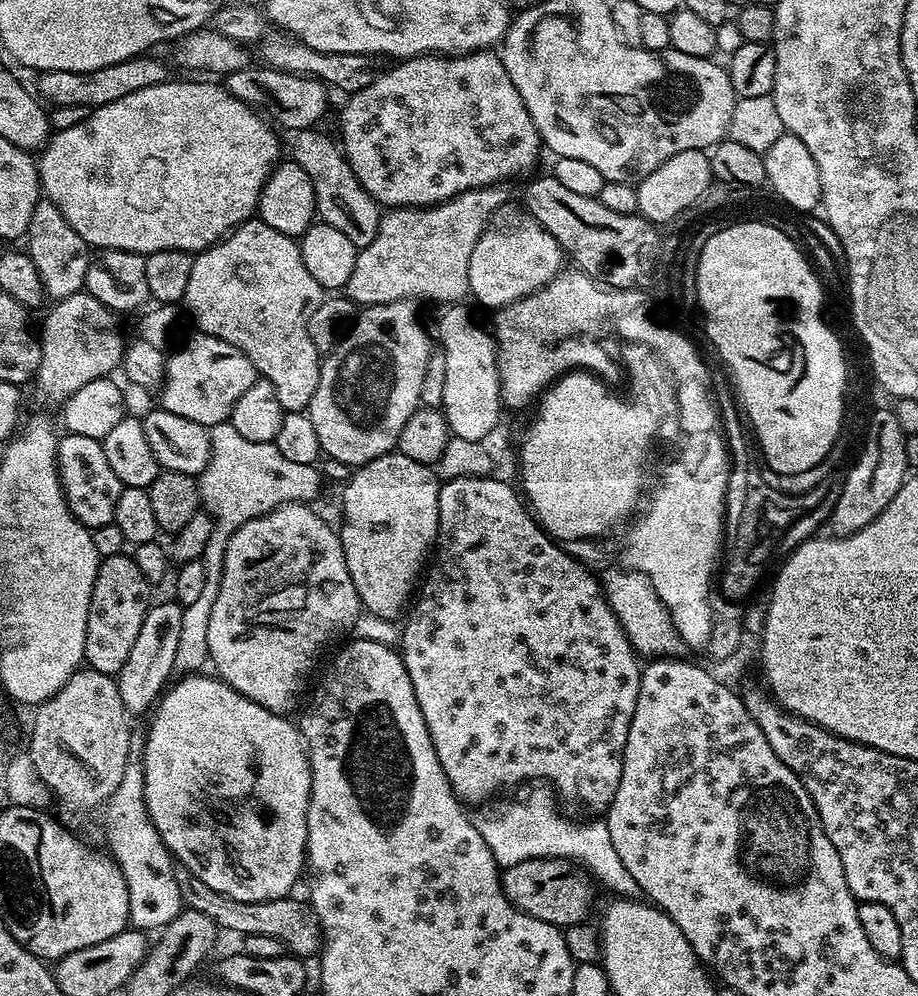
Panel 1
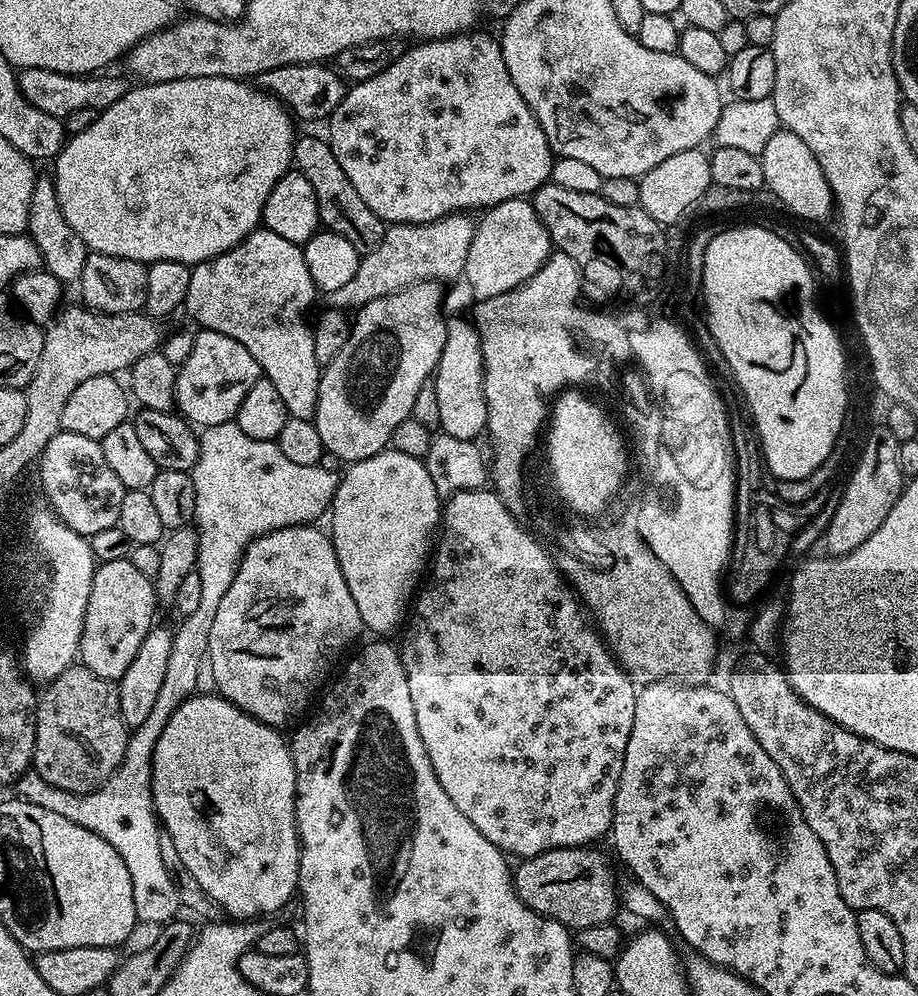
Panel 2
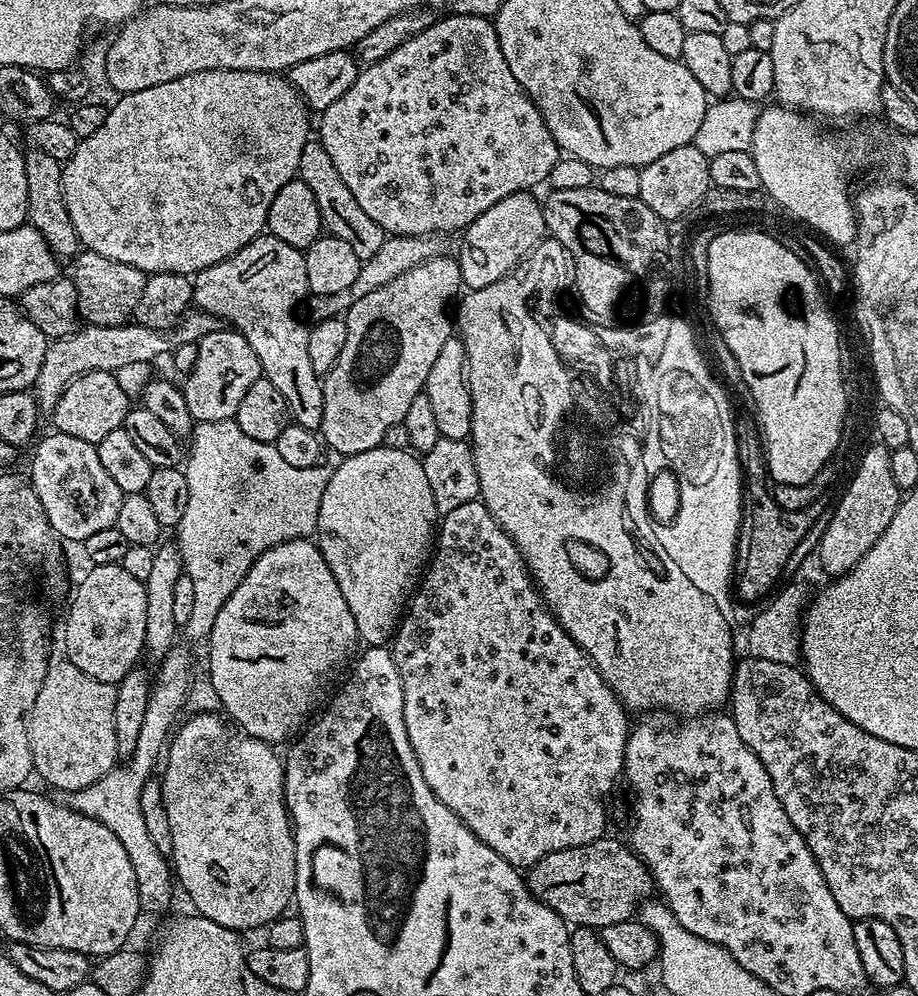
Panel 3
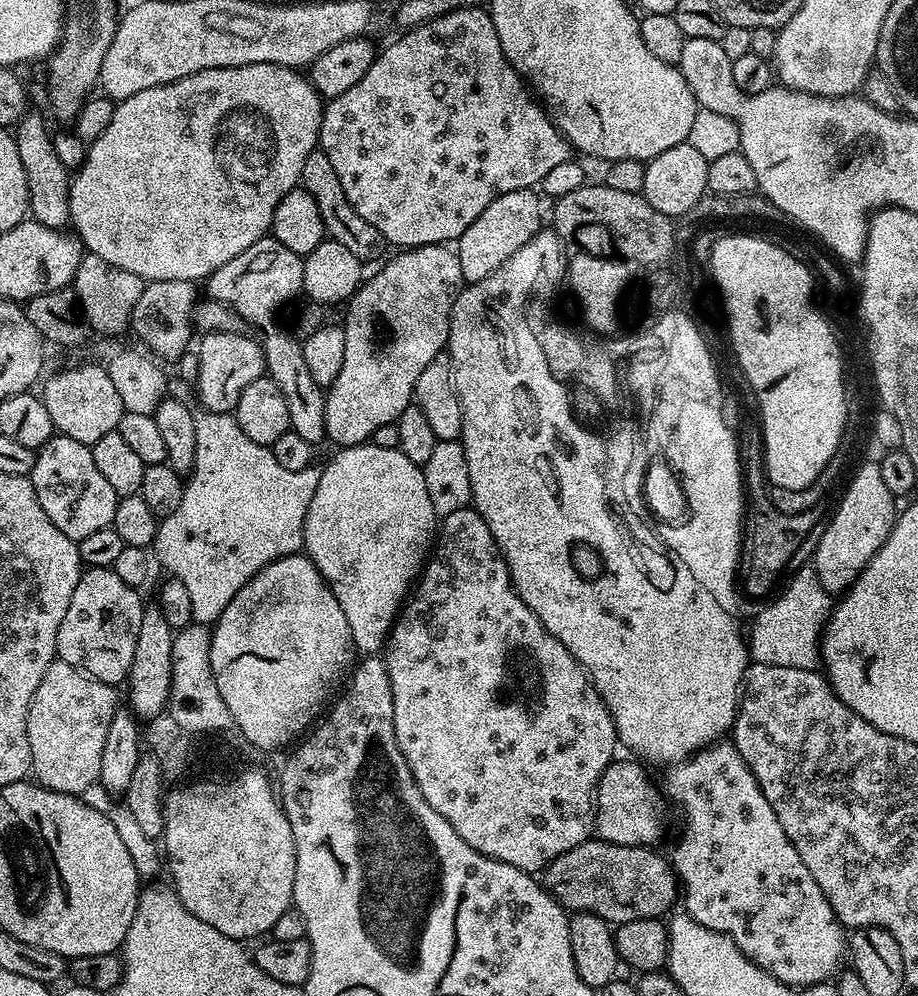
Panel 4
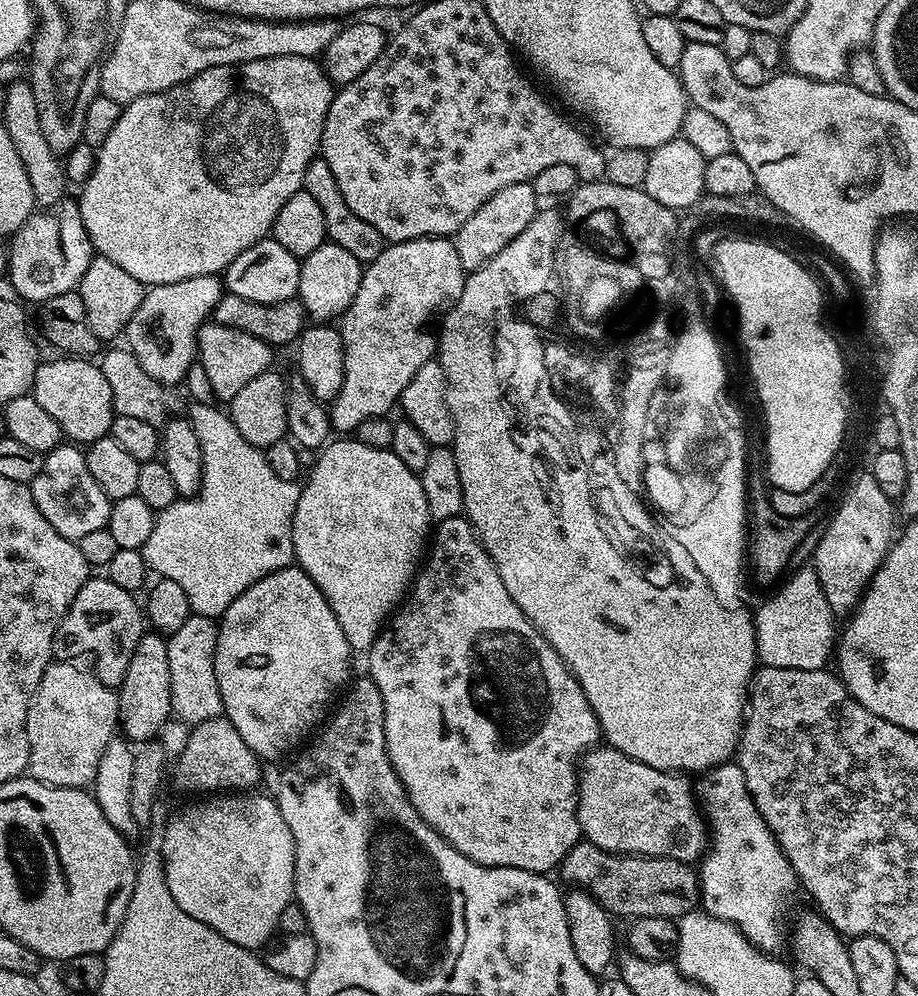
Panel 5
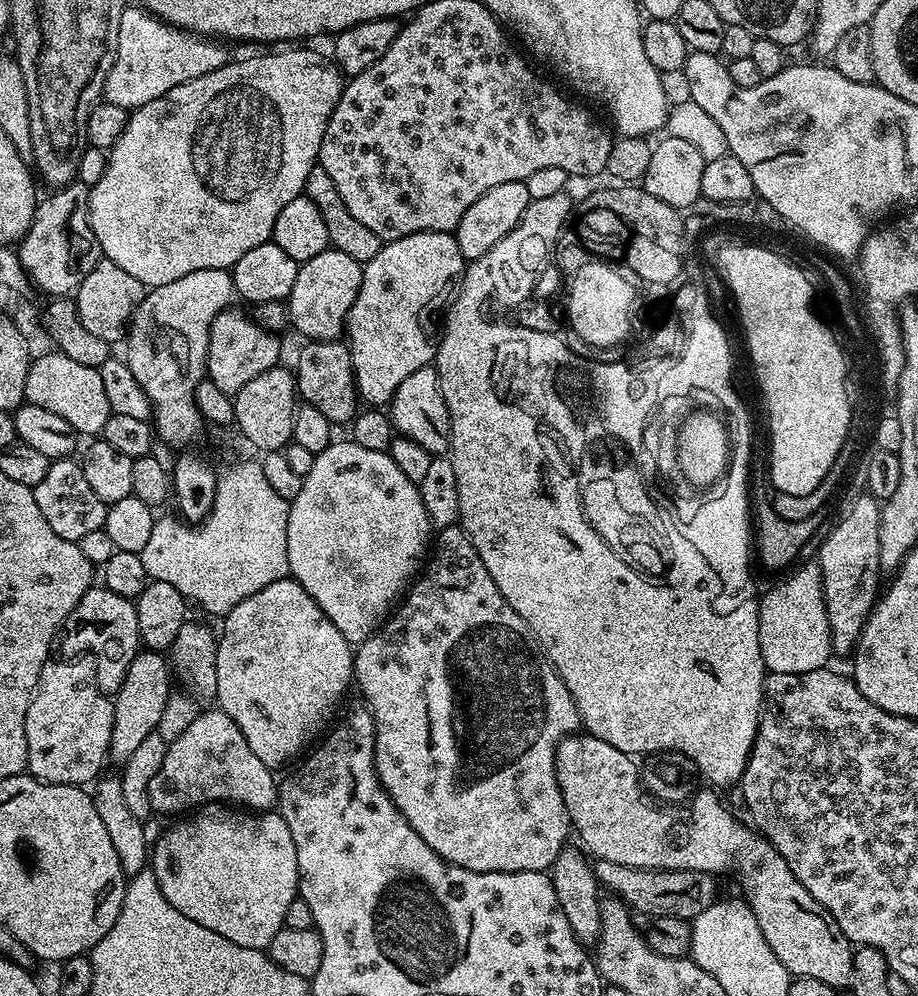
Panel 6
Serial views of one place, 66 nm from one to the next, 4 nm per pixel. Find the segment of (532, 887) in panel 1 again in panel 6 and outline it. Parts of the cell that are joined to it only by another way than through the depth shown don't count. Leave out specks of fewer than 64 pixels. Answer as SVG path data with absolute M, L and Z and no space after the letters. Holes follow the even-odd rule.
M596 860L594 864L597 881L609 893L615 894L628 905L633 913L641 912L644 918L653 916L673 916L691 922L702 910L715 904L717 877L710 872L698 870L658 870L652 868L631 868L618 866L618 862Z

